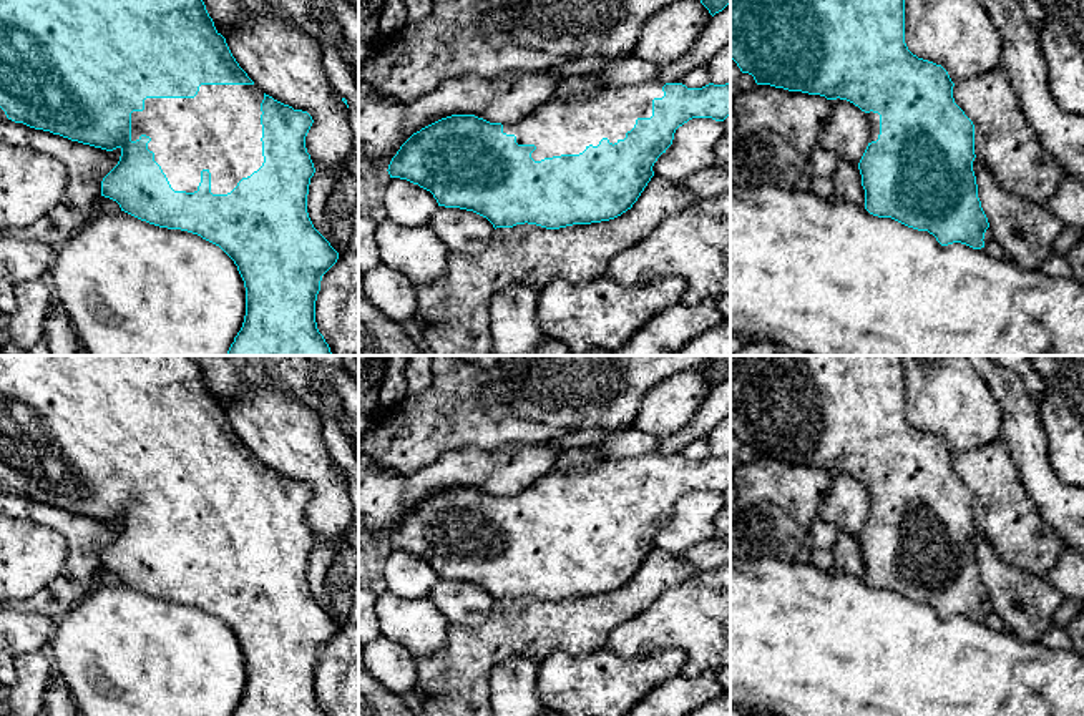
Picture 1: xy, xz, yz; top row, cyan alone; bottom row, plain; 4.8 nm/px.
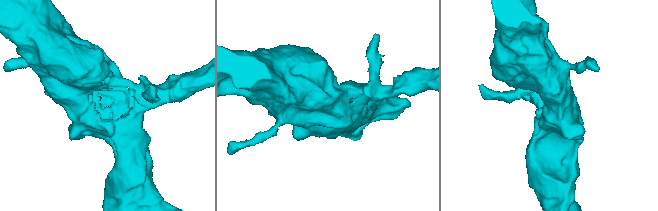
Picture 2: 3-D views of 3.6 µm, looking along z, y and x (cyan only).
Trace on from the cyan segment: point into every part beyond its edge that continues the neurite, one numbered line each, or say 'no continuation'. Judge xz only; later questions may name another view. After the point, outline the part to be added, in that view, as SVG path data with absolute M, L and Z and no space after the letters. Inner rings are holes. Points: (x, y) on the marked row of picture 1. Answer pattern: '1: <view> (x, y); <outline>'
1: xz (566, 125); M664 85L608 86L554 98L516 123L503 123L503 133L515 135L518 145L535 145L535 161L579 154L603 138L614 145L626 138L637 118L652 116L652 100L664 96Z

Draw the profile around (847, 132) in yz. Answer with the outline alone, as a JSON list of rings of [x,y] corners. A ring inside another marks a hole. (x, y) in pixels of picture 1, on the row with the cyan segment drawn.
[[[830,100],[830,115],[818,135],[818,146],[840,159],[858,164],[870,143],[868,115],[847,100]]]

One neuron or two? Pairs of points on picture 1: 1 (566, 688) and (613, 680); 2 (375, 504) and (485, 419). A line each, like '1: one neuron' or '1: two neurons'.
1: one neuron
2: two neurons

